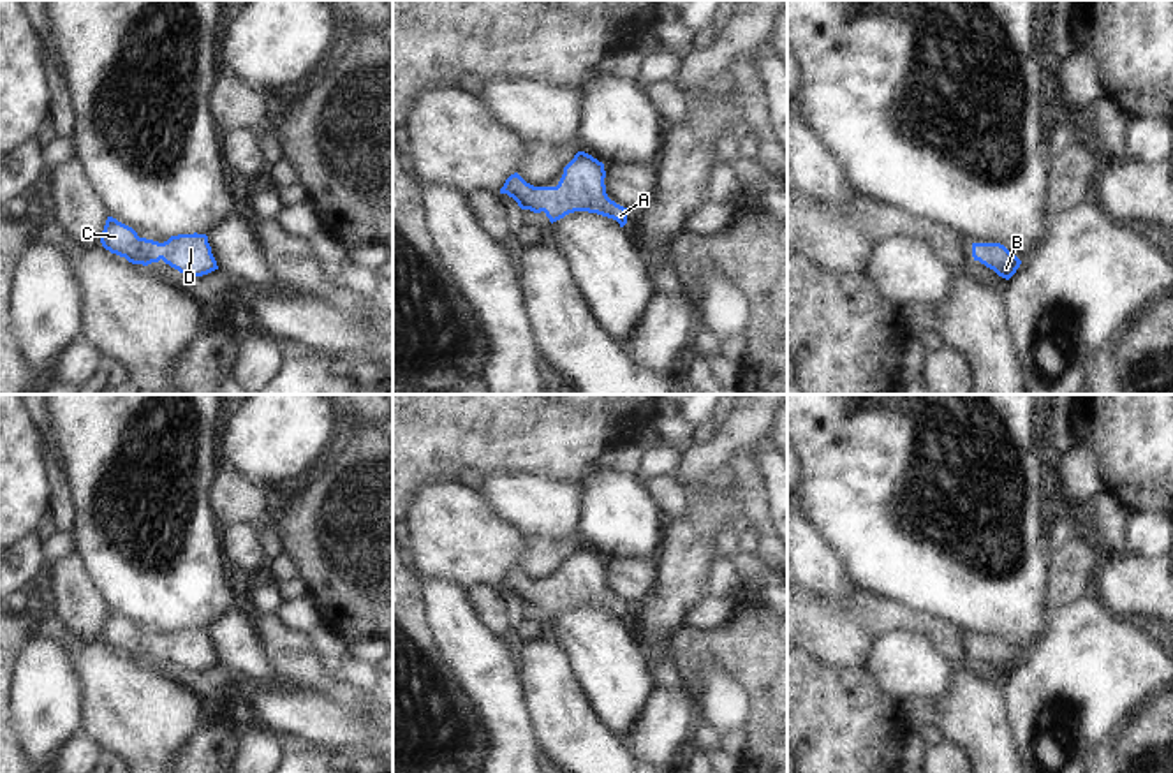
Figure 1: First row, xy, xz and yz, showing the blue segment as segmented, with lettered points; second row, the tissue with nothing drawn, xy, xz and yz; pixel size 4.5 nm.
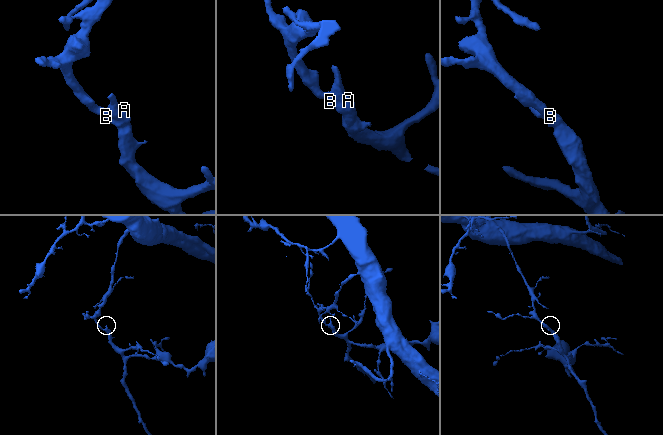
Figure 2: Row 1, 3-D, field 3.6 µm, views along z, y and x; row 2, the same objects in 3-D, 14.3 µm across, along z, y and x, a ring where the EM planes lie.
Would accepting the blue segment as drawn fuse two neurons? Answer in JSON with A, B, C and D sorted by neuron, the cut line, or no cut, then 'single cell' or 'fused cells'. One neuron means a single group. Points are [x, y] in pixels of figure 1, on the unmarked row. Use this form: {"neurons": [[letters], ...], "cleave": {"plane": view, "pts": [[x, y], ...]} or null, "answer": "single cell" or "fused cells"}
{"neurons": [["A", "B", "C", "D"]], "cleave": null, "answer": "single cell"}

